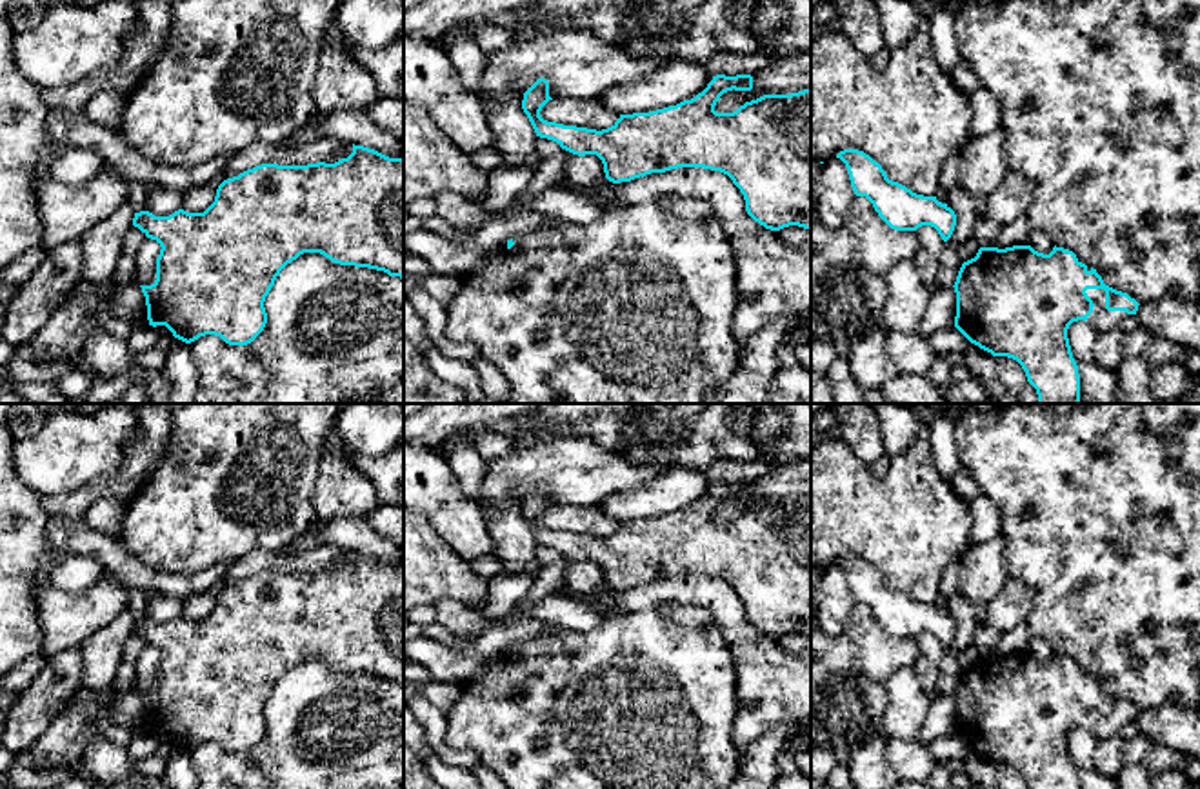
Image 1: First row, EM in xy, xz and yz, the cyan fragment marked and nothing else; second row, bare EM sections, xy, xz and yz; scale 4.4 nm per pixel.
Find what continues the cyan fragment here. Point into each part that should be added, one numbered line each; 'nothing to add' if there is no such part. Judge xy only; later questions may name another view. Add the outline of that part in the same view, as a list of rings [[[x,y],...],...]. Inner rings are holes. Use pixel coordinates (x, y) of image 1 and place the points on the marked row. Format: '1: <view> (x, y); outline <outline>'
nothing to add

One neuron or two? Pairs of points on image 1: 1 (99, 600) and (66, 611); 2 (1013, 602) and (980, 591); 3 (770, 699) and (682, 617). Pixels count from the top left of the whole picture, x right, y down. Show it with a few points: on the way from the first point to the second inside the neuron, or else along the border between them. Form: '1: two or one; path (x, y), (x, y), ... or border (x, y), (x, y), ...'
1: one; path (91, 602), (82, 611), (73, 611)
2: two; border (1010, 579), (984, 604)
3: two; border (717, 624), (733, 660), (739, 706)

